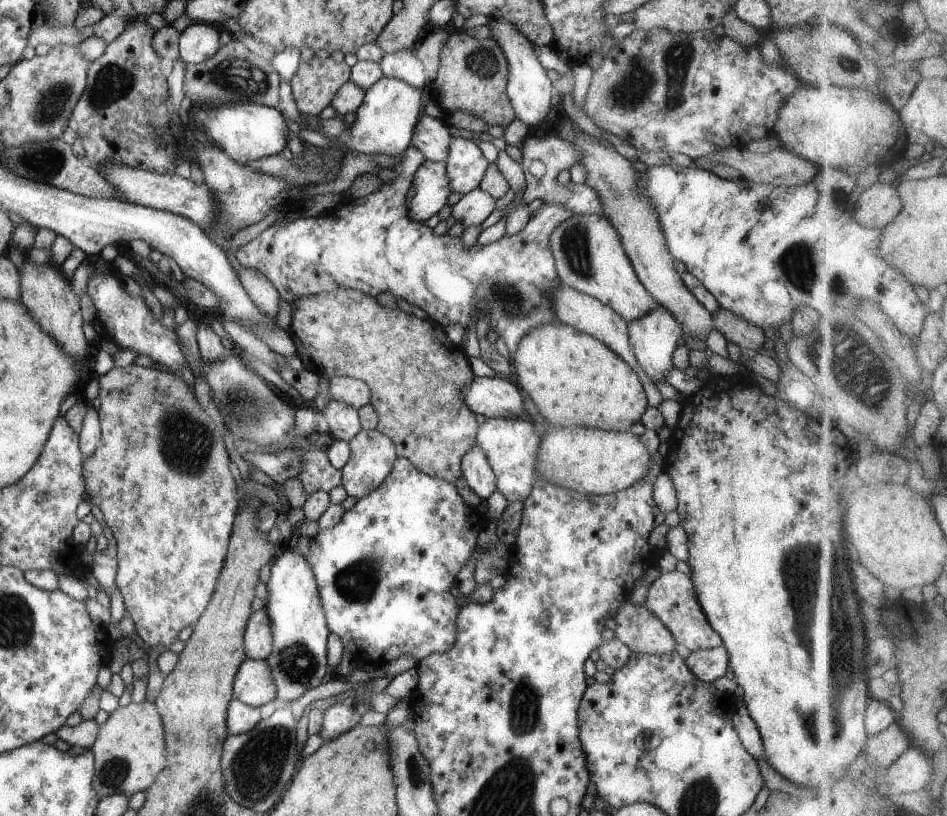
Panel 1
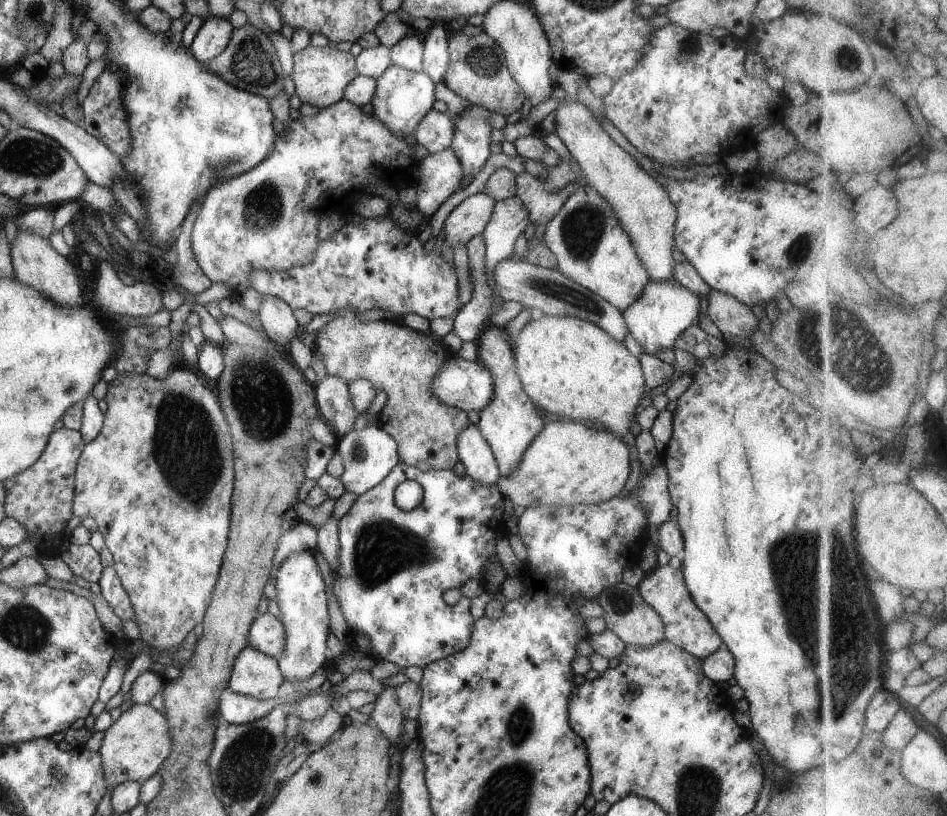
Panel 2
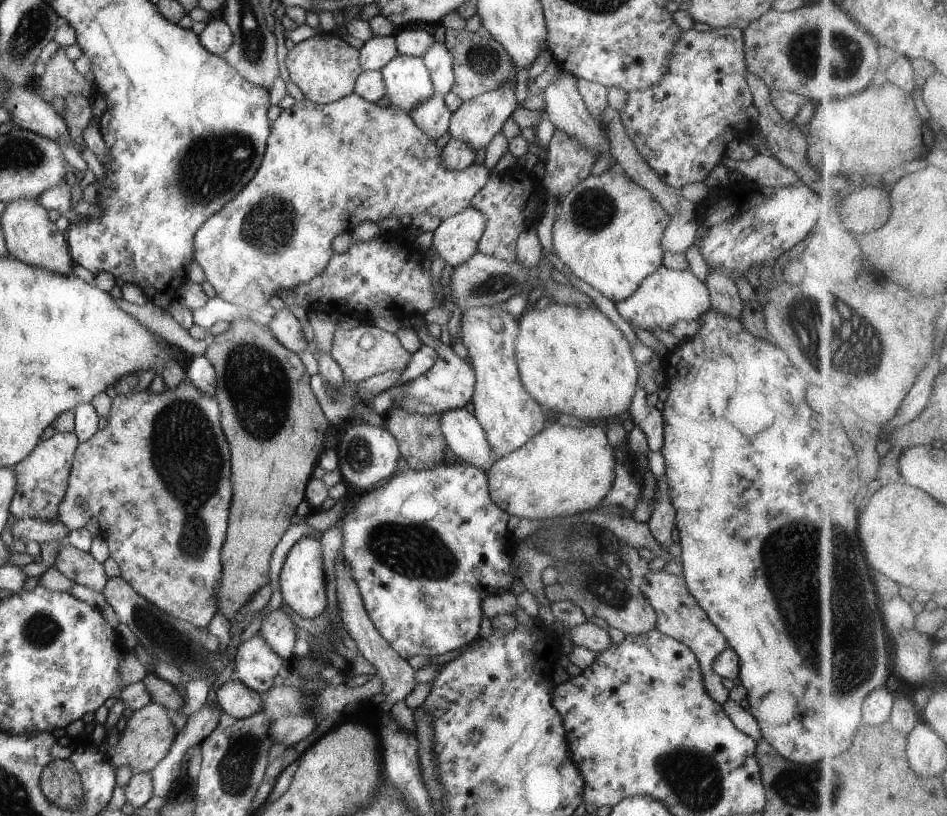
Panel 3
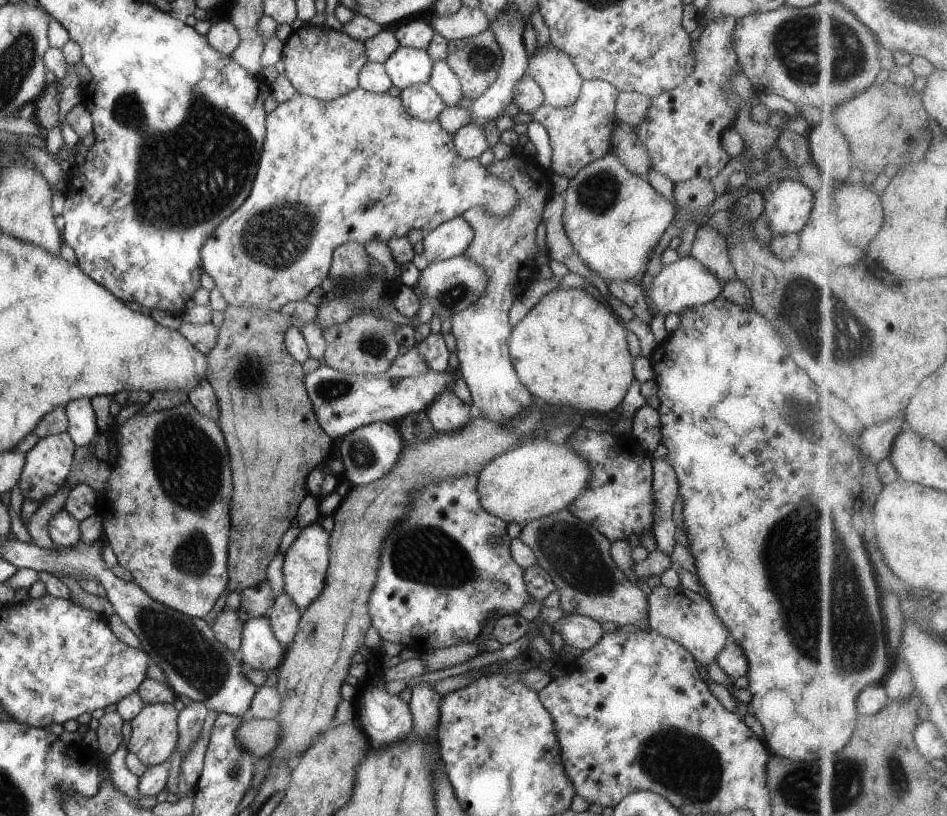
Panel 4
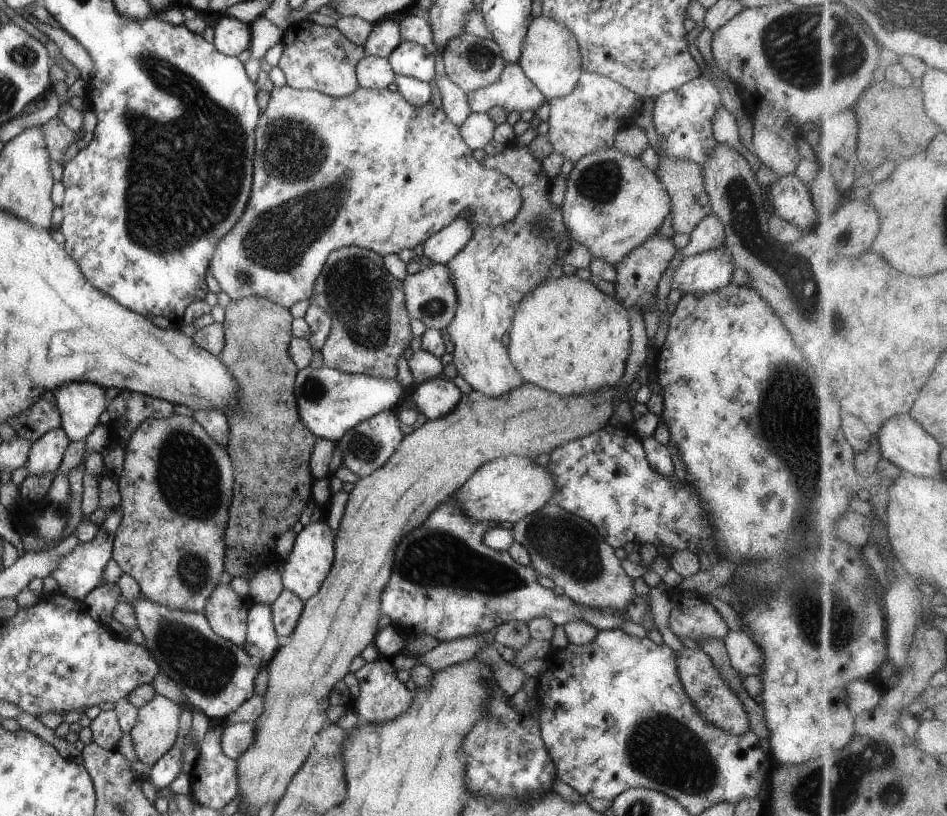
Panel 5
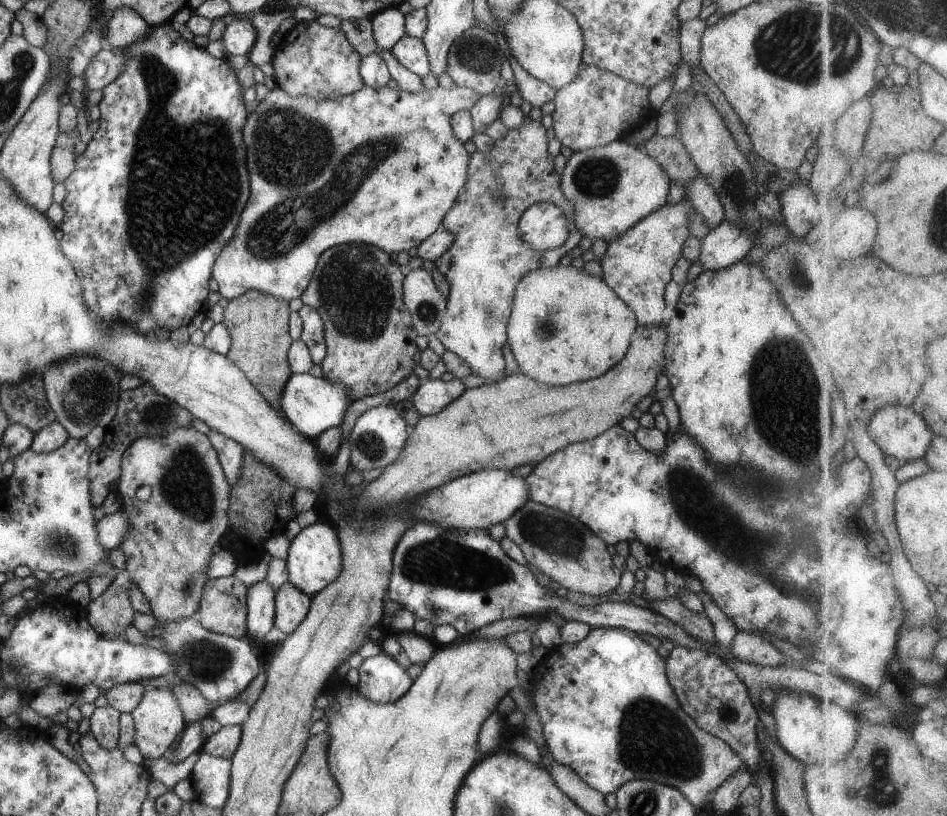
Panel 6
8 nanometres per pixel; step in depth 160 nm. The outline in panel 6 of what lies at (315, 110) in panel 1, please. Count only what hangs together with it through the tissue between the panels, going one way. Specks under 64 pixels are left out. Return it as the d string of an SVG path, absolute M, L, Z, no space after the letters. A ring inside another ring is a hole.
M317 20L298 21L275 46L272 59L273 78L290 96L336 99L365 86L359 73L362 57L352 48L341 27L329 28Z

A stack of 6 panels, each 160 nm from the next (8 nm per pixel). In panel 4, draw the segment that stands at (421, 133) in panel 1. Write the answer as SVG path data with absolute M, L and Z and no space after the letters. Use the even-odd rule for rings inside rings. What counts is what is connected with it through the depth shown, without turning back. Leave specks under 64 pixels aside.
M428 83L404 88L400 92L399 98L406 112L422 122L438 120L438 116L446 108L444 100Z

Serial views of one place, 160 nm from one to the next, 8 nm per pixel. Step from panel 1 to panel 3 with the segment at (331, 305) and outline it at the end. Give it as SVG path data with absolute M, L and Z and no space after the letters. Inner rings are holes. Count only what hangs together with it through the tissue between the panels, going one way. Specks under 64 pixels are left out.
M366 321L354 328L354 330L349 330L342 324L335 331L332 350L330 350L329 354L340 366L343 378L354 383L363 382L390 369L403 372L411 356L402 347L396 335L385 332ZM392 408L385 415L385 430L388 430L398 442L399 454L406 460L411 470L433 469L445 462L445 450L448 449L448 444L446 444L442 430L440 430L440 426L442 426L440 416L442 413L425 416L416 412L406 412L402 408Z

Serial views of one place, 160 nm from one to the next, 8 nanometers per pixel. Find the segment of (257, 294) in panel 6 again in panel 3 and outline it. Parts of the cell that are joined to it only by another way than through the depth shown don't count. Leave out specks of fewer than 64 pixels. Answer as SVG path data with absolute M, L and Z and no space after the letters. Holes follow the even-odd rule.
M237 319L230 323L228 330L222 332L220 335L216 335L214 342L206 348L204 355L216 372L216 389L213 398L218 402L220 408L220 425L222 426L226 440L228 440L231 453L231 486L233 488L233 494L229 509L227 536L221 551L222 577L220 578L220 585L216 588L216 600L218 600L218 612L222 612L232 623L234 618L236 618L236 614L240 614L240 610L244 610L246 602L252 600L252 594L256 594L263 587L266 587L266 584L270 581L269 568L272 553L282 536L290 528L291 518L296 513L296 508L305 500L307 483L311 480L313 472L317 467L318 458L325 451L324 438L330 432L331 427L311 390L309 384L311 375L306 371L302 360L294 352L282 346L278 340L275 340L269 327L254 323L249 319Z

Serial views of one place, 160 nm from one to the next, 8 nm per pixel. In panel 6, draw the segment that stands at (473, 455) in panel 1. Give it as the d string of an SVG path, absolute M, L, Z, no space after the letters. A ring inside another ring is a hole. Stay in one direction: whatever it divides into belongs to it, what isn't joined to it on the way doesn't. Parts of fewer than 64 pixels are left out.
M427 378L422 380L416 392L408 398L416 406L416 410L422 417L433 415L442 410L448 403L457 399L465 390L466 386L460 379L452 381L433 380Z

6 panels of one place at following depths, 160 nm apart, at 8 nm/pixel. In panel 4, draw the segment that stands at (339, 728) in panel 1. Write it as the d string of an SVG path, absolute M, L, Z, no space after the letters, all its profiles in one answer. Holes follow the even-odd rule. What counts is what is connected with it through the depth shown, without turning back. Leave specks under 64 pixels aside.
M244 716L236 730L236 742L240 748L248 750L257 760L270 756L278 746L282 728L278 720L256 719Z

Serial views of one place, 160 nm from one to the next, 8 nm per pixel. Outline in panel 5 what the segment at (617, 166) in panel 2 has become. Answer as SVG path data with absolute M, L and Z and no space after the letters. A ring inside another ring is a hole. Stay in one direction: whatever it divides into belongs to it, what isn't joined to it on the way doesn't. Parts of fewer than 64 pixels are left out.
M544 14L530 21L517 63L547 101L566 96L576 88L582 71L581 62L579 42L565 24Z

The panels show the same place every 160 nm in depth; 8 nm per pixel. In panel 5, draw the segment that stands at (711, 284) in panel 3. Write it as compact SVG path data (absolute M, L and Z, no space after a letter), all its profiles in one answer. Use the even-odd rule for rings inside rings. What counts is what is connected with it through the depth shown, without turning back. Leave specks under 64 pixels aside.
M712 213L706 215L690 234L686 247L679 250L683 257L694 256L725 244L723 222Z

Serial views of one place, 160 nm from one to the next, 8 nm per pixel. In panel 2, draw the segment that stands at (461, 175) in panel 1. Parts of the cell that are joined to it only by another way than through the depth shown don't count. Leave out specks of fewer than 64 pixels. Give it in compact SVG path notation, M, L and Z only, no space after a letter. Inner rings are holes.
M470 105L458 113L453 120L451 149L462 165L464 175L476 175L490 158L490 134L493 126L490 109L482 105Z

